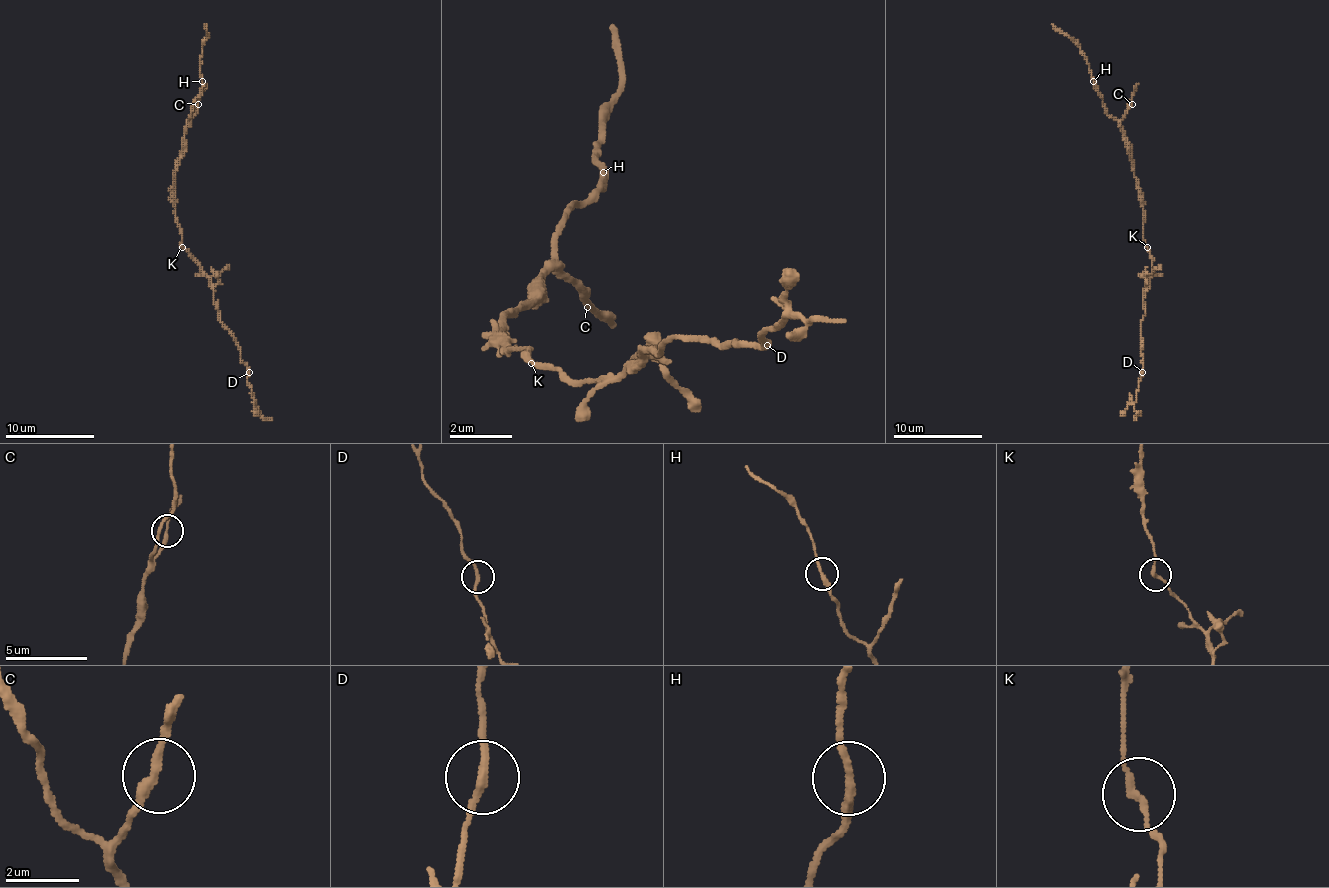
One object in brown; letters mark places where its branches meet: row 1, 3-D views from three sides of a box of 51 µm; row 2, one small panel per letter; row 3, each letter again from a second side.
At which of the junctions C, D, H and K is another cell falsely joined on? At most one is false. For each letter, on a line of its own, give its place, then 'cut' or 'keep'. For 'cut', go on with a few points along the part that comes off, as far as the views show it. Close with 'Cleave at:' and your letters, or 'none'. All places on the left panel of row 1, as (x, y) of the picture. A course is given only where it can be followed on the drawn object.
C: (198, 104) | keep
D: (249, 372) | keep
H: (202, 81) | keep
K: (182, 247) | keep
Cleave at: none

